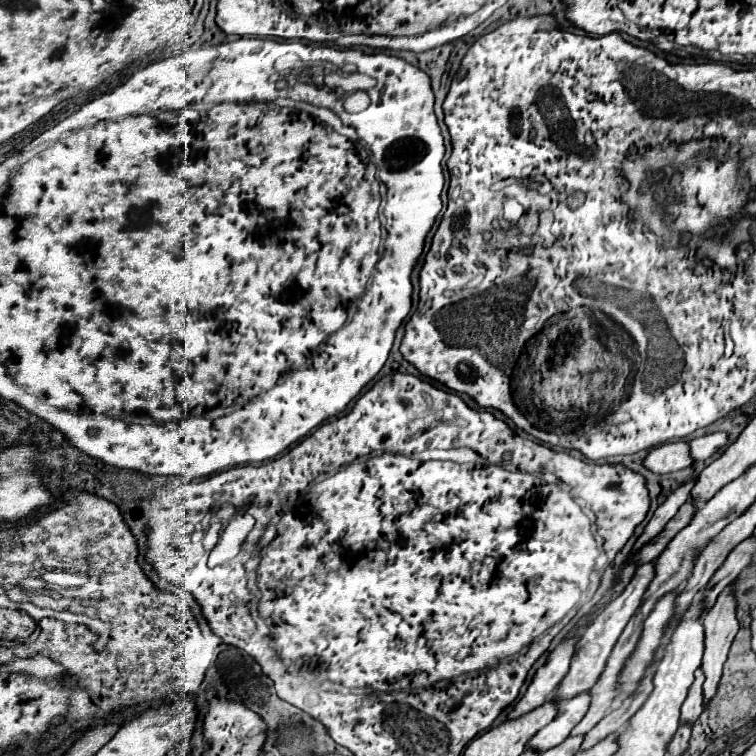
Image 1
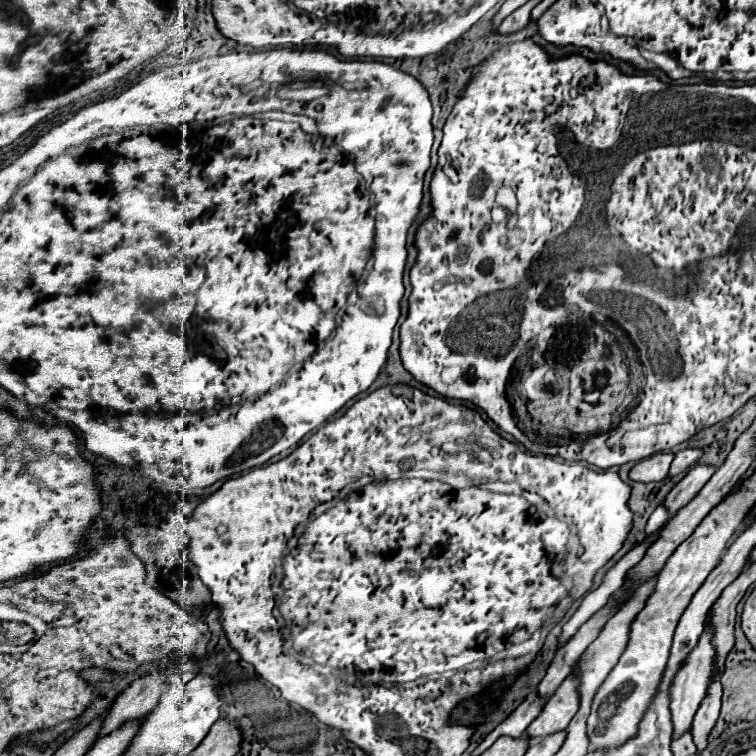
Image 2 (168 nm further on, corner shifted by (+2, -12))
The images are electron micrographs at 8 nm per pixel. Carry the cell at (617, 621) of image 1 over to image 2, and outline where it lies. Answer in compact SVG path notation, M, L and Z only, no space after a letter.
M575 664L573 672L561 682L561 686L543 706L541 714L529 726L527 730L529 738L543 738L561 728L567 728L569 720L577 714L577 704L579 704L577 684L579 684L579 676L577 676L577 664Z

